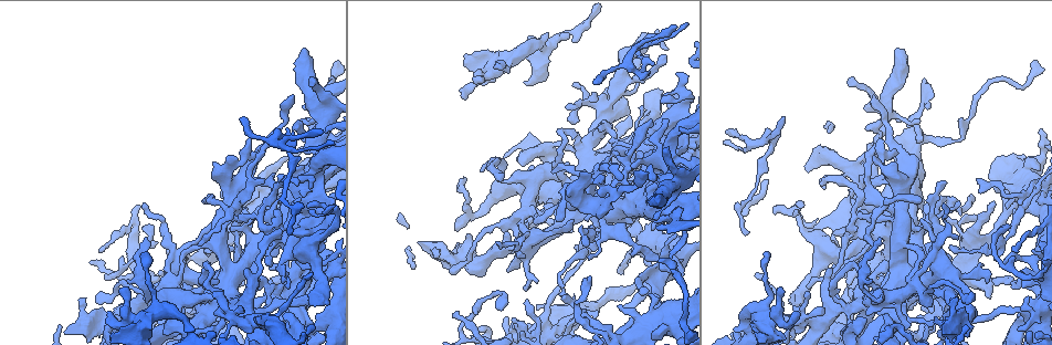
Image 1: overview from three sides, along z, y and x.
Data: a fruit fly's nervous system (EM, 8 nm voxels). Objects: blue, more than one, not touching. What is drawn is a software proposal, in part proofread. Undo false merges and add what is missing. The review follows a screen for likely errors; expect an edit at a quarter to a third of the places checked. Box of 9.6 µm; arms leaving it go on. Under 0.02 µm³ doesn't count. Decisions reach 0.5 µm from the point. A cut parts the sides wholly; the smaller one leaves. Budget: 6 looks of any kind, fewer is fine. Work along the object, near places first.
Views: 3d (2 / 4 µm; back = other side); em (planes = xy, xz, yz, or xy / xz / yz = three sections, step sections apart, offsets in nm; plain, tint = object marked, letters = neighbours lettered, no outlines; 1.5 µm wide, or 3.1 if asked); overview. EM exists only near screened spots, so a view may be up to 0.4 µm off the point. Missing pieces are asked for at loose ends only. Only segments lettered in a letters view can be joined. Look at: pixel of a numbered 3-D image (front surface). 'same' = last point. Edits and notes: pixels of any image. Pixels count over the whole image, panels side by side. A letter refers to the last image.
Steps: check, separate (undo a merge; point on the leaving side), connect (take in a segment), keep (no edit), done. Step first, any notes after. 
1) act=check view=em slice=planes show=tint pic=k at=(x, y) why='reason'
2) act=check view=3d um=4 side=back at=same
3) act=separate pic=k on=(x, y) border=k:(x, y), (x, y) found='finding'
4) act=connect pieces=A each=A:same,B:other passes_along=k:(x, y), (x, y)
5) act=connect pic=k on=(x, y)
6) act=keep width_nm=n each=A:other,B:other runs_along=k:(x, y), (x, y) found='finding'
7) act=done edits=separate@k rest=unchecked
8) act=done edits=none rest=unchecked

act=check view=em slice=xy step=8 show=letters pic=1 at=(314, 305) why='branch stops here'

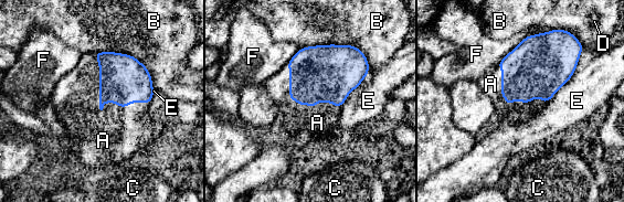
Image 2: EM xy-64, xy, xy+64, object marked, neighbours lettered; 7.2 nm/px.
act=check view=em slice=planes show=letters at=same

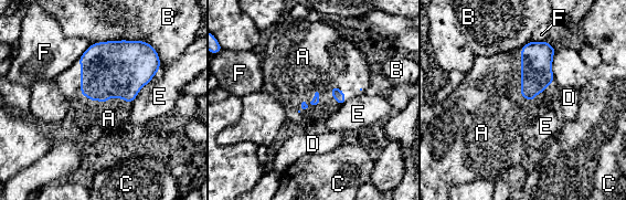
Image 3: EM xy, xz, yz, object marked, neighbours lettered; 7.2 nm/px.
act=connect pieces=A longest_contact=B:550nm each=A:same,B:other,C:other,D:other,E:other,F:other found='the neuron continues'

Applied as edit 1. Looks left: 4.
act=check view=em slice=xy step=4 show=tint pic=1 at=(765, 329) why='sudden change in width'

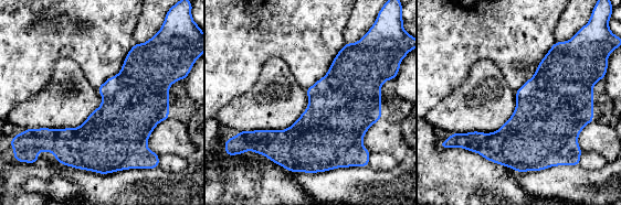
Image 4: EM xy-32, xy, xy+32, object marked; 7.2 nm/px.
act=check view=em slice=planes show=letters at=same

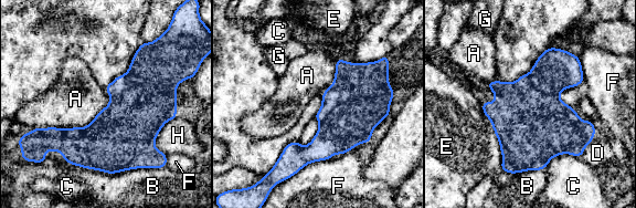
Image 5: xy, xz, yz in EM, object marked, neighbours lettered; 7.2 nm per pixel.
act=keep each=A:other,B:other,C:other,D:other,E:other,F:other,G:other,H:other border=5:(110, 95), (81, 127), (32, 128) found='all the same neuron'

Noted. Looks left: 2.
act=done edits=connect@3 rest=unchecked

